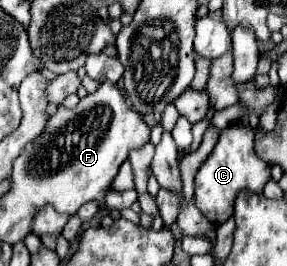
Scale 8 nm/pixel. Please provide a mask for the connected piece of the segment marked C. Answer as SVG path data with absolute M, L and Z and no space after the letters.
M233 123L221 131L213 153L201 163L195 175L195 205L213 225L221 225L233 215L233 203L239 191L249 189L253 193L263 193L269 179L271 167L255 157L253 151L253 129L243 123Z

